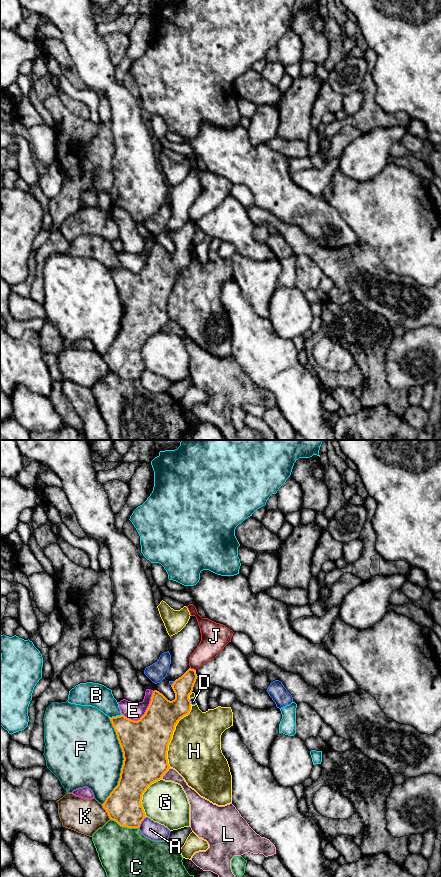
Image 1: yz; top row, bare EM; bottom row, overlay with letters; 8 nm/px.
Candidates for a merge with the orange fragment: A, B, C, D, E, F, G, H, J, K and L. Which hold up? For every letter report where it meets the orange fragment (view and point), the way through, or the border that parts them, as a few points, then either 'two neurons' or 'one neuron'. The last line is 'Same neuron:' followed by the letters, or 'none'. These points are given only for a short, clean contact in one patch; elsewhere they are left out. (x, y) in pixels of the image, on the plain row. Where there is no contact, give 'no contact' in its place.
A: meets orange in yz at (141, 373); two neurons
B: meets orange in yz at (115, 269); two neurons
C: meets orange in yz at (124, 378); two neurons
D: meets orange in yz at (190, 253); border along yz (189, 251), (191, 255); two neurons
E: meets orange in yz at (145, 265); two neurons
F: meets orange in yz at (123, 313); two neurons
G: meets orange in yz at (142, 346); two neurons
H: meets orange in yz at (172, 286); two neurons
J: meets orange in yz at (193, 221); border along yz (190, 219), (195, 222); two neurons
K: meets orange in yz at (106, 363); two neurons
L: meets orange in yz at (165, 324); two neurons
Same neuron: none

